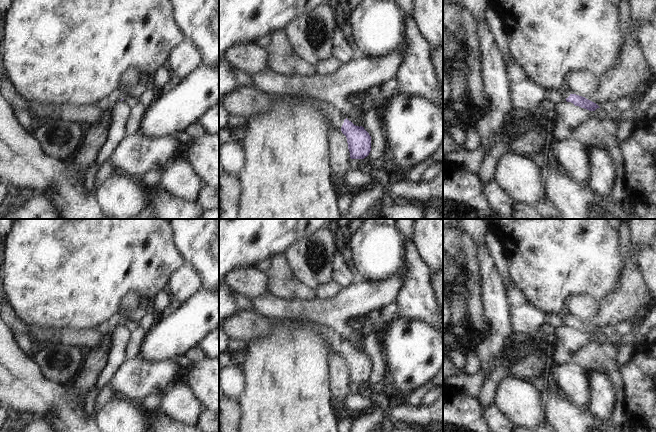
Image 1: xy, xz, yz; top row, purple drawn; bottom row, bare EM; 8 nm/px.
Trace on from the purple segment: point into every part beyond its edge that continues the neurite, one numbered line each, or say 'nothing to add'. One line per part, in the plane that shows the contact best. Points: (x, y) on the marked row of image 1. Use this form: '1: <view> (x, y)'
1: xz (334, 117)

